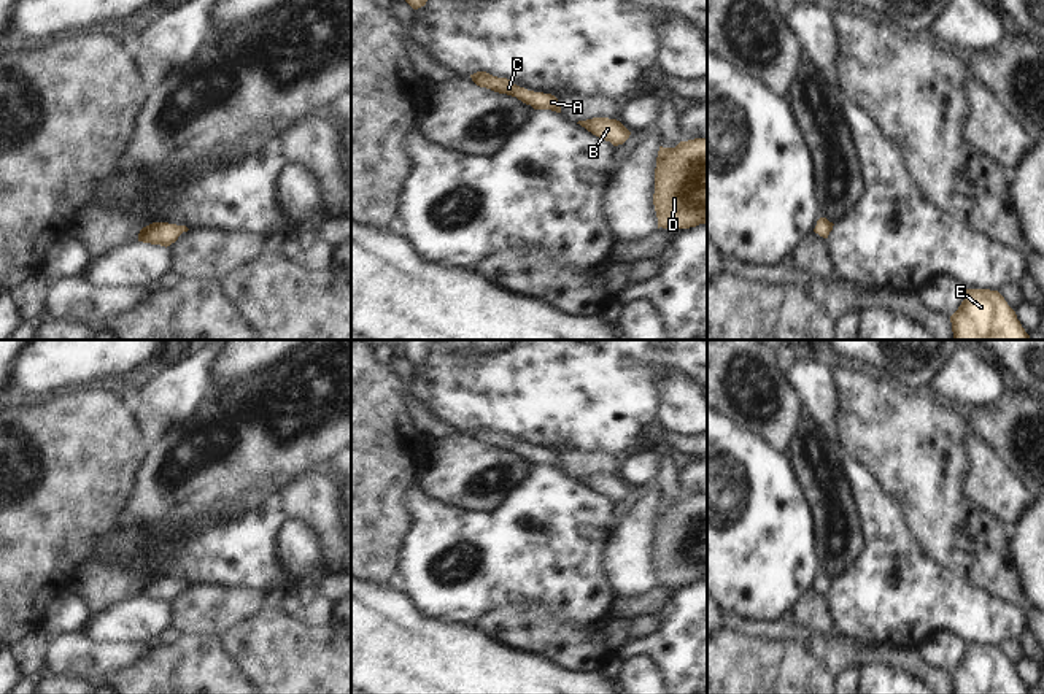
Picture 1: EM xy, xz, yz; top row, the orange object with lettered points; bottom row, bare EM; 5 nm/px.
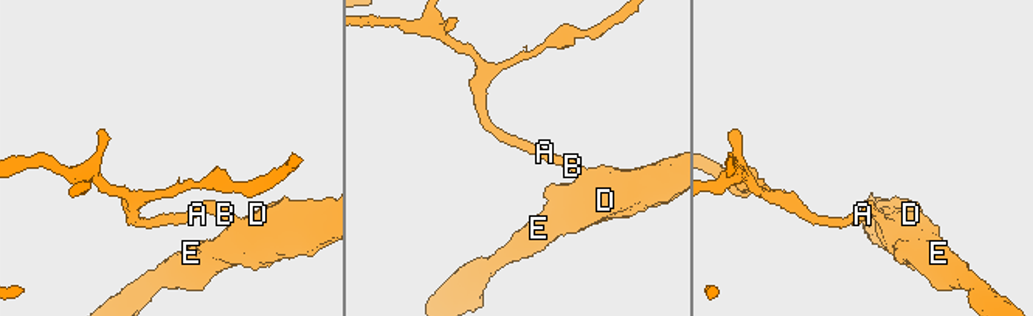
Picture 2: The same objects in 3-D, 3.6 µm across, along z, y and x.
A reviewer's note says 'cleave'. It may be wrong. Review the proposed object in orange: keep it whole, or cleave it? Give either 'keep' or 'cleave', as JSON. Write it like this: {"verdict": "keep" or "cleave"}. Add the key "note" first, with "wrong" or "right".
{"note": "wrong", "verdict": "keep"}

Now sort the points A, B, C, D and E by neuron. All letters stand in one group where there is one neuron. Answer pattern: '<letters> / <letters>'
A B C D E

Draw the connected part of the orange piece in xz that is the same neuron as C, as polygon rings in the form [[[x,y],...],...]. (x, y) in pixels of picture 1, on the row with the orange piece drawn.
[[[477,71],[470,75],[470,78],[477,86],[491,89],[499,94],[516,97],[523,103],[531,105],[534,110],[551,110],[561,113],[561,105],[558,98],[551,94],[528,91],[513,84],[507,78],[497,78],[486,71]]]

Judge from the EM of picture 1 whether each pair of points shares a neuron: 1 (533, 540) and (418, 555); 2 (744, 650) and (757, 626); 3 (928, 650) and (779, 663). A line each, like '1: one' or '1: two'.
1: one
2: two
3: two

